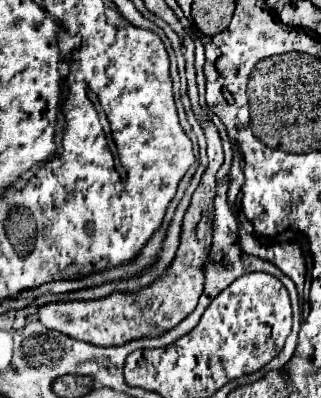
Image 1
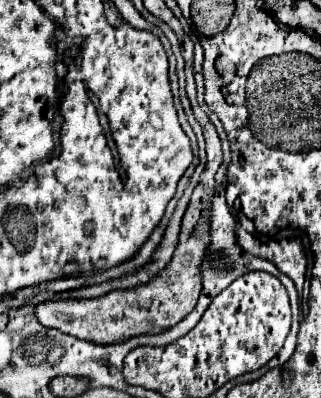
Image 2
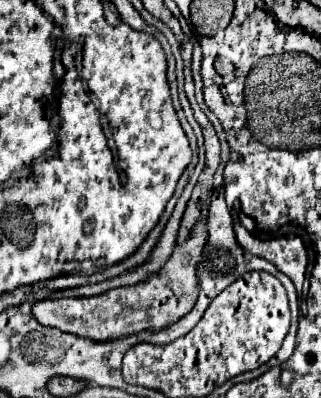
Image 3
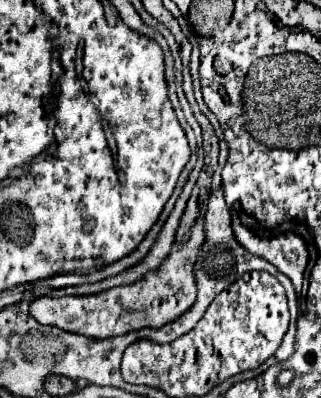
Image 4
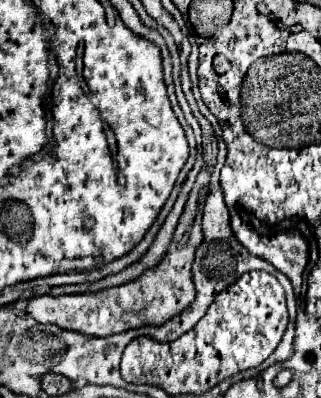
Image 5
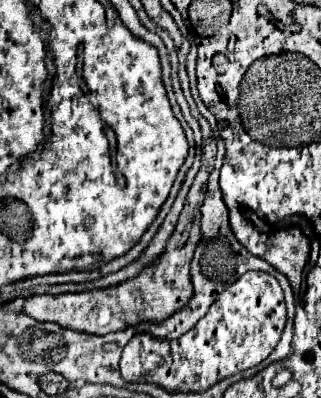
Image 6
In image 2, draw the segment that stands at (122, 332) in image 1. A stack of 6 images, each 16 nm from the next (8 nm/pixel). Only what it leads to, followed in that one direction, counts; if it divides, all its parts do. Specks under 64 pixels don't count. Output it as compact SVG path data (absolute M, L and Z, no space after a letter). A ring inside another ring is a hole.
M184 34L182 56L186 62L186 94L190 98L194 116L204 130L208 164L200 176L198 186L192 192L190 204L182 218L178 246L174 250L172 260L148 284L140 284L136 288L112 290L104 296L88 298L88 300L48 300L48 302L36 304L34 314L40 324L44 324L48 328L56 328L56 330L72 334L72 336L80 336L84 340L106 344L112 340L124 340L130 336L138 336L142 332L152 332L152 334L162 332L164 328L170 328L172 324L182 320L196 306L196 300L200 296L200 272L196 272L196 268L200 266L204 248L208 246L208 204L210 204L212 192L214 192L214 174L222 162L222 148L220 148L220 138L216 134L216 128L212 126L212 122L208 120L208 116L200 110L200 106L196 102L196 86L194 86L194 74L192 74L192 50L194 50L194 44Z

